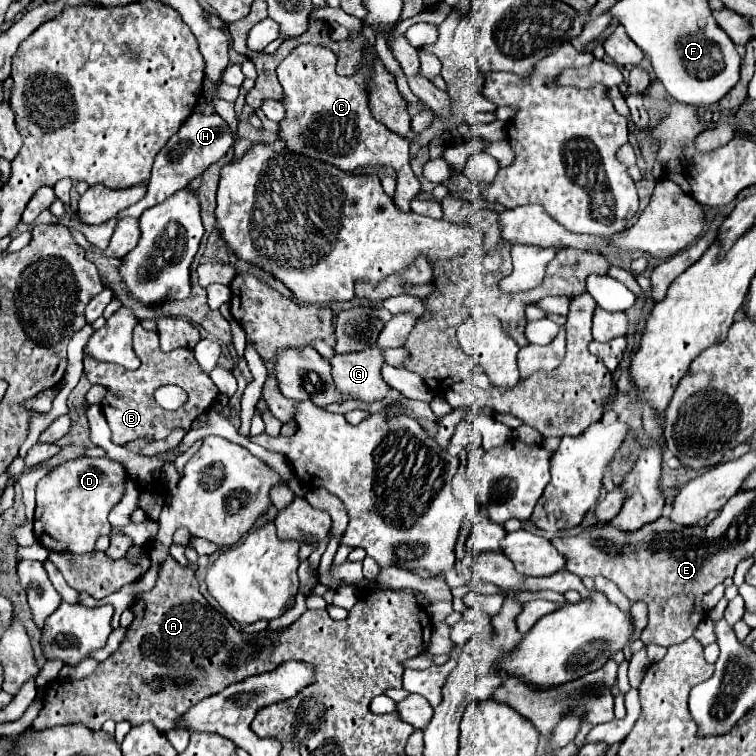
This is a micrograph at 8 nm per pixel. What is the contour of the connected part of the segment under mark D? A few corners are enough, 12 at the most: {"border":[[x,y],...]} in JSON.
{"border":[[78,457],[36,487],[34,535],[90,553],[110,535],[126,481],[110,457]]}

